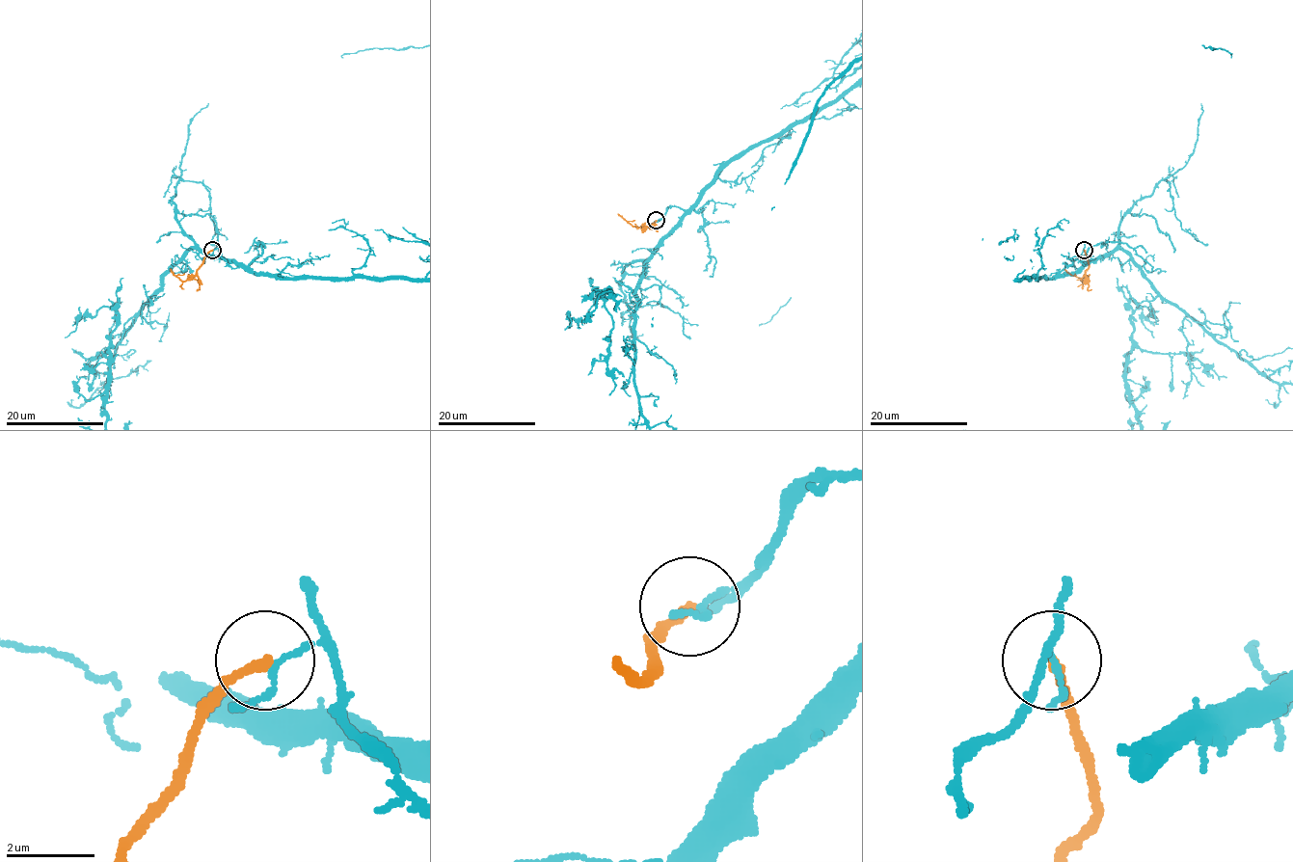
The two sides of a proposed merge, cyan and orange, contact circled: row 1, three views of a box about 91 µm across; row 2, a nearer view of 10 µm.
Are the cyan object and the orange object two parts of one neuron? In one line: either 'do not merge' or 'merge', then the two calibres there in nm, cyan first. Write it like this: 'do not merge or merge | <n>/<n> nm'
do not merge | 110/200 nm

